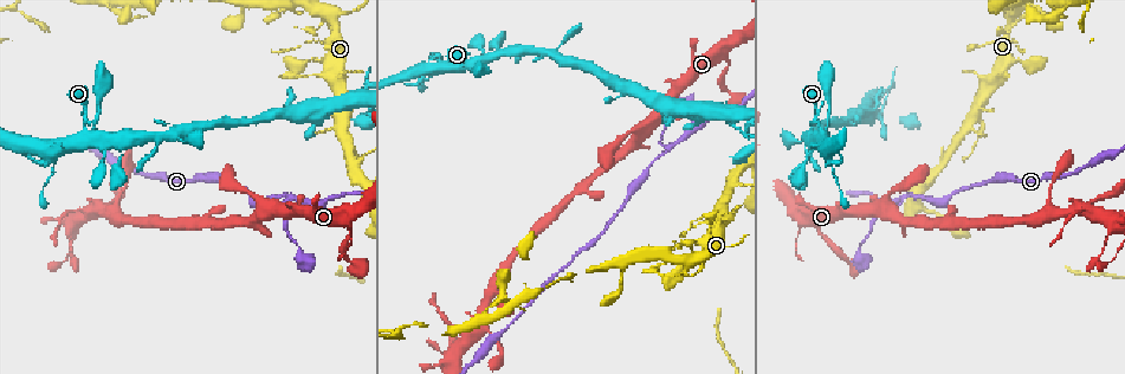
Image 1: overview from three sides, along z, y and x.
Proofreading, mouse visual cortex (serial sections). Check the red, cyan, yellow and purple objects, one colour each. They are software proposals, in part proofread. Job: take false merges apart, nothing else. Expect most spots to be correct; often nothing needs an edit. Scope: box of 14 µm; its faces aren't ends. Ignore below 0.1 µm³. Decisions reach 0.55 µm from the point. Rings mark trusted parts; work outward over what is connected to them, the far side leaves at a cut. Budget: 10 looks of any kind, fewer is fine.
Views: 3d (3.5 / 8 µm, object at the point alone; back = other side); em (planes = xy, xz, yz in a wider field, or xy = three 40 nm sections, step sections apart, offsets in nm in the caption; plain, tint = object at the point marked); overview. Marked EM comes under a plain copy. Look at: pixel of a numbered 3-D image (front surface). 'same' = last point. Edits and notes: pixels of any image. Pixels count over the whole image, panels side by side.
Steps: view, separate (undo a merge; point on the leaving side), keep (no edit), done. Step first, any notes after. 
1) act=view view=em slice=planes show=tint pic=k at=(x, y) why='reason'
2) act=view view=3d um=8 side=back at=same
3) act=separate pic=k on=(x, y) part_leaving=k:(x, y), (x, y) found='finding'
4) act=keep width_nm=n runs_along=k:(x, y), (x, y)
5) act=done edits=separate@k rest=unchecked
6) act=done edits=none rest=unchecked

act=view view=em slice=xy step=3 show=tint pic=1 at=(730, 65) why='thin neck'

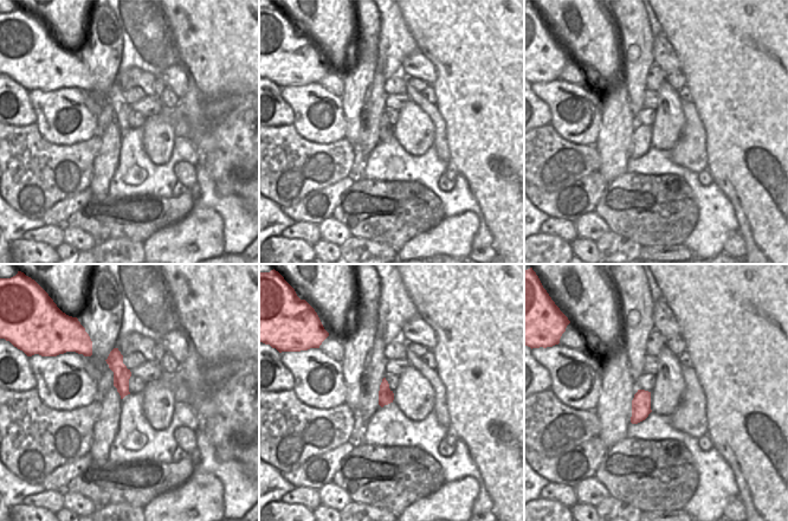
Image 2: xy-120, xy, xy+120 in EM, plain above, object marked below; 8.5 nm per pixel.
act=view view=3d um=3.5 at=same

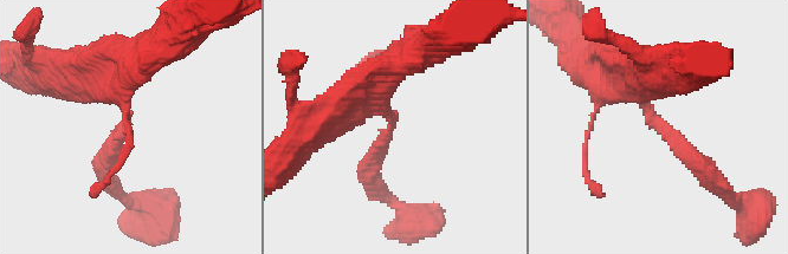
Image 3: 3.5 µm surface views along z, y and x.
act=keep runs_along=3:(644, 83), (650, 118), (708, 176) found='continuous, no second cell'

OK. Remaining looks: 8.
act=view view=3d um=8 pic=1 at=(824, 130) why='small branch off a trunk'

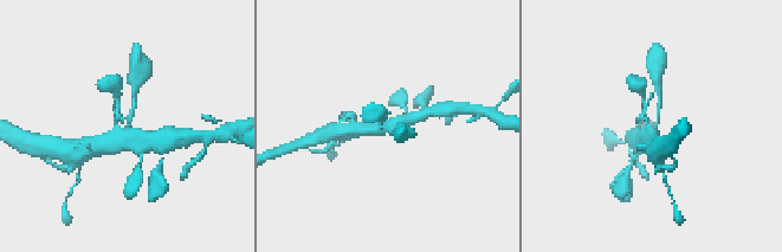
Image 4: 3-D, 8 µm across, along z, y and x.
act=view view=em slice=planes show=tint pic=4 at=(118, 132) arms=4 arm_widths_nm=100,150,400,450 why='shape alone is not enough'

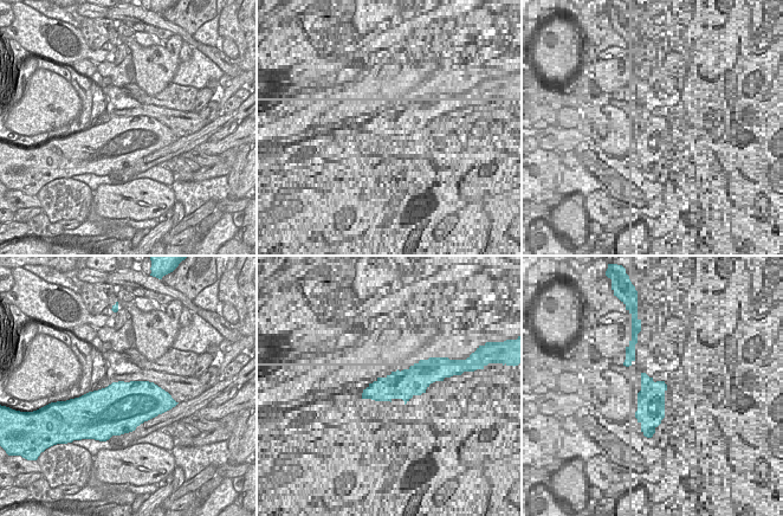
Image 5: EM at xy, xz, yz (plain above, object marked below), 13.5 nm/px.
act=keep runs_along=4:(118, 98), (115, 128), (149, 137) found='all the same cell'

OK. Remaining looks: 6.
act=view view=3d um=3.5 pic=1 at=(287, 197) why='thick turns thin'

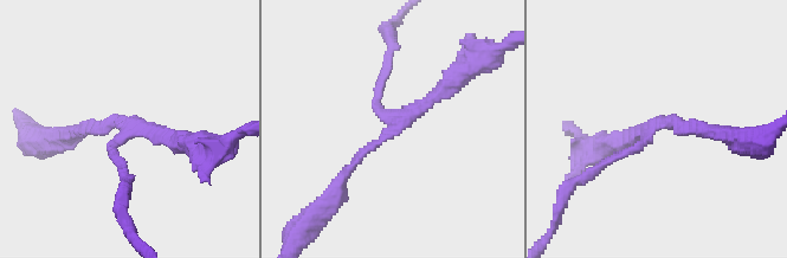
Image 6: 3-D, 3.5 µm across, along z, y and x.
act=view view=em slice=xy step=1 show=tint pic=6 at=(394, 131) arms=3 arm_widths_nm=100,150,200

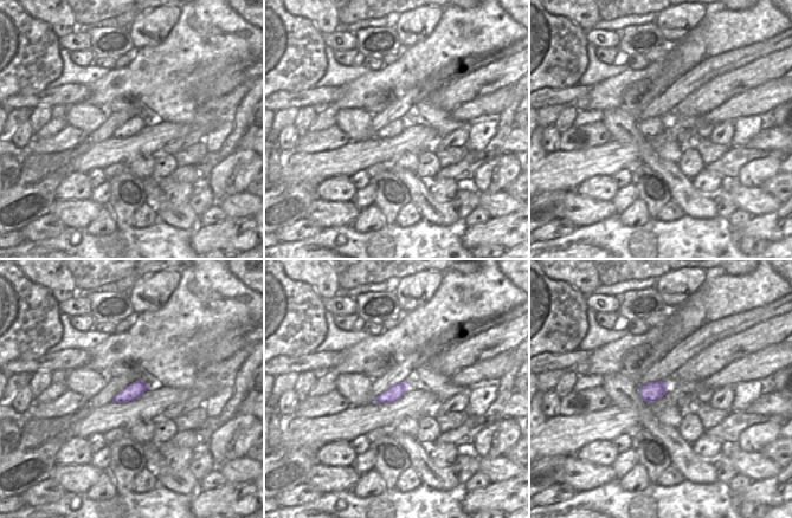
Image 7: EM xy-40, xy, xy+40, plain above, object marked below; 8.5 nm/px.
act=keep width_nm=130 runs_along=6:(340, 184), (394, 129), (376, 108), (387, 71) found='continuous, no second cell'

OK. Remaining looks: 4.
act=view view=3d um=3.5 pic=1 at=(353, 160) why='a fork'

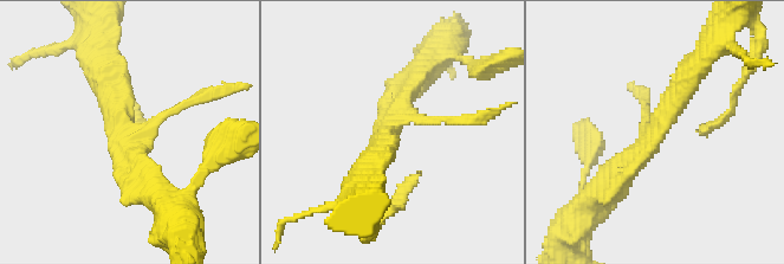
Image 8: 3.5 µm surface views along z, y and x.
act=view view=em slice=xy step=5 show=tint pic=8 at=(650, 138) arms=3 arm_widths_nm=100,300,300 why='now the EM'

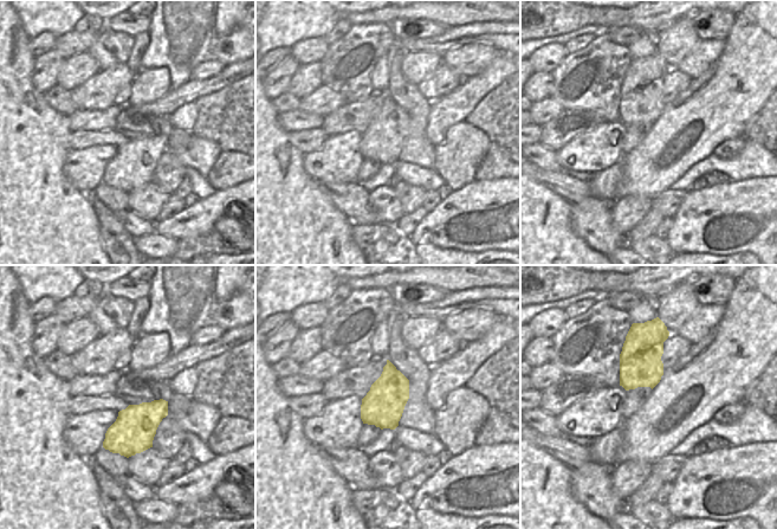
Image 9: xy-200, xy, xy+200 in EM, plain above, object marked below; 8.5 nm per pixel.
act=view view=em slice=xy step=2 show=tint at=same why='another direction'

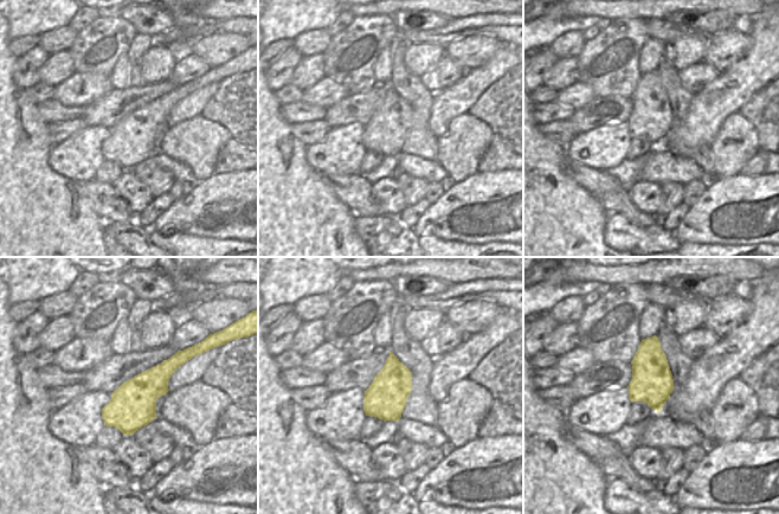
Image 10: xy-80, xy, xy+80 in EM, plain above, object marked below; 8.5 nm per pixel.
act=keep runs_along=8:(688, 75), (655, 136), (601, 194) found='all the same cell'

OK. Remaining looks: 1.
act=done edits=none rest=unchecked

